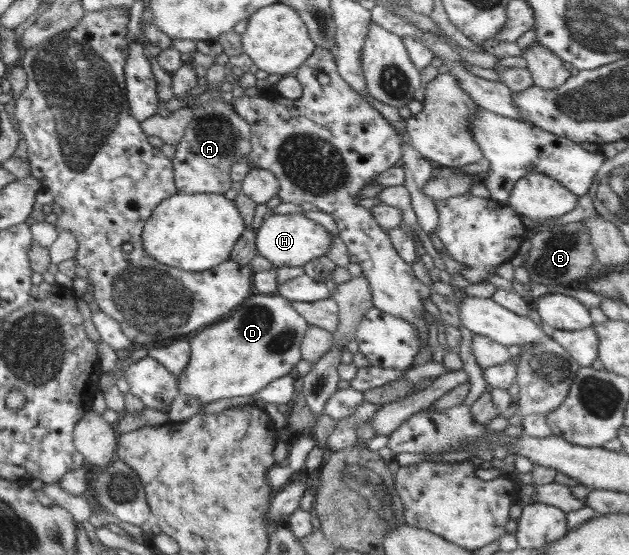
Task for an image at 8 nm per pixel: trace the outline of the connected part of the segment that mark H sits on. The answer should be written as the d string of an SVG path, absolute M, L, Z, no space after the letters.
M300 213L272 214L263 218L262 225L255 230L255 233L259 255L271 261L274 267L303 267L306 262L326 255L333 236L324 226Z

